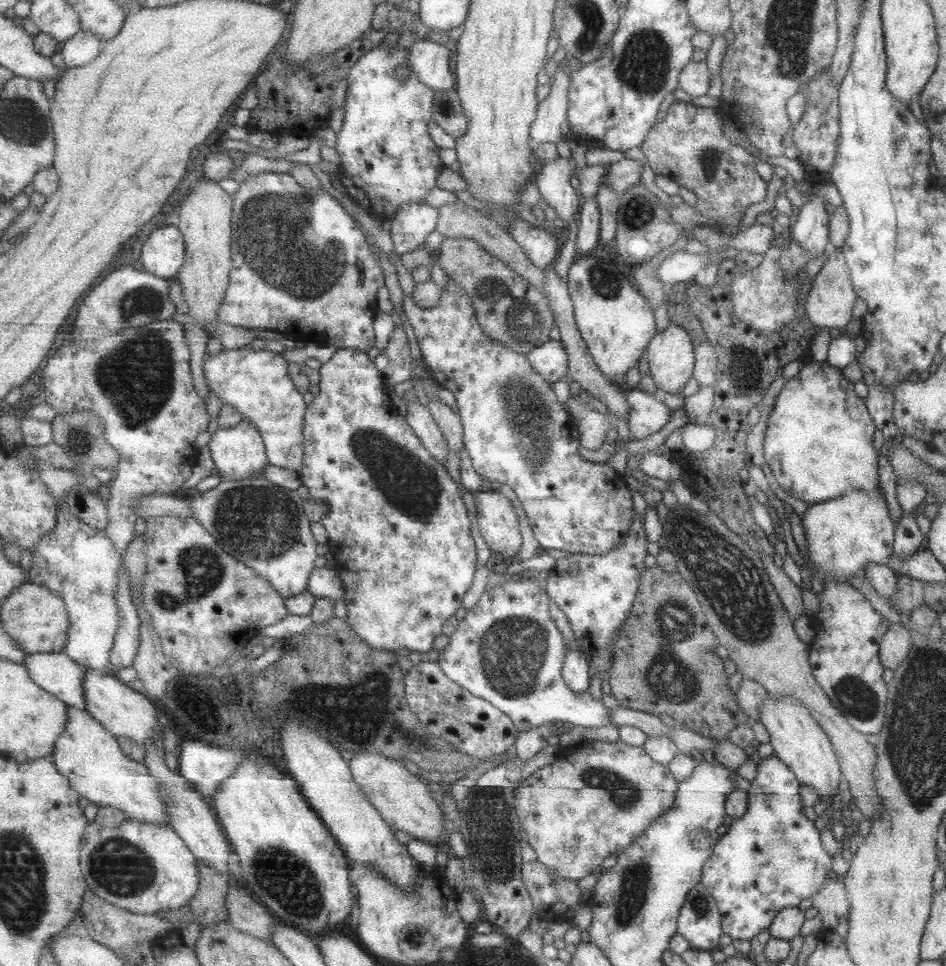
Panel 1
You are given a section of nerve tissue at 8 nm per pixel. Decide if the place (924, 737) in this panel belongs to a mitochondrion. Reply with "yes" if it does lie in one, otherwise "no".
yes

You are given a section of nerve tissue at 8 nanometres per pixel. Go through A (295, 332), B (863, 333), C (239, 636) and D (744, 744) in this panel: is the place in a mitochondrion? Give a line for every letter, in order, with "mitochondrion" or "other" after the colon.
A: other
B: other
C: other
D: other

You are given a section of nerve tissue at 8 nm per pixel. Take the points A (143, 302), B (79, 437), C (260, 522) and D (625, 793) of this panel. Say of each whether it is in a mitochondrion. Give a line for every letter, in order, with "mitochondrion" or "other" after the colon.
A: mitochondrion
B: mitochondrion
C: mitochondrion
D: mitochondrion

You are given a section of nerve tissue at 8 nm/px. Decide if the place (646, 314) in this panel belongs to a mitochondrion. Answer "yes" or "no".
no

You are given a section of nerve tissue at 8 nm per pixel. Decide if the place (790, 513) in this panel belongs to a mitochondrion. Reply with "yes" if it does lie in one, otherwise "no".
no

